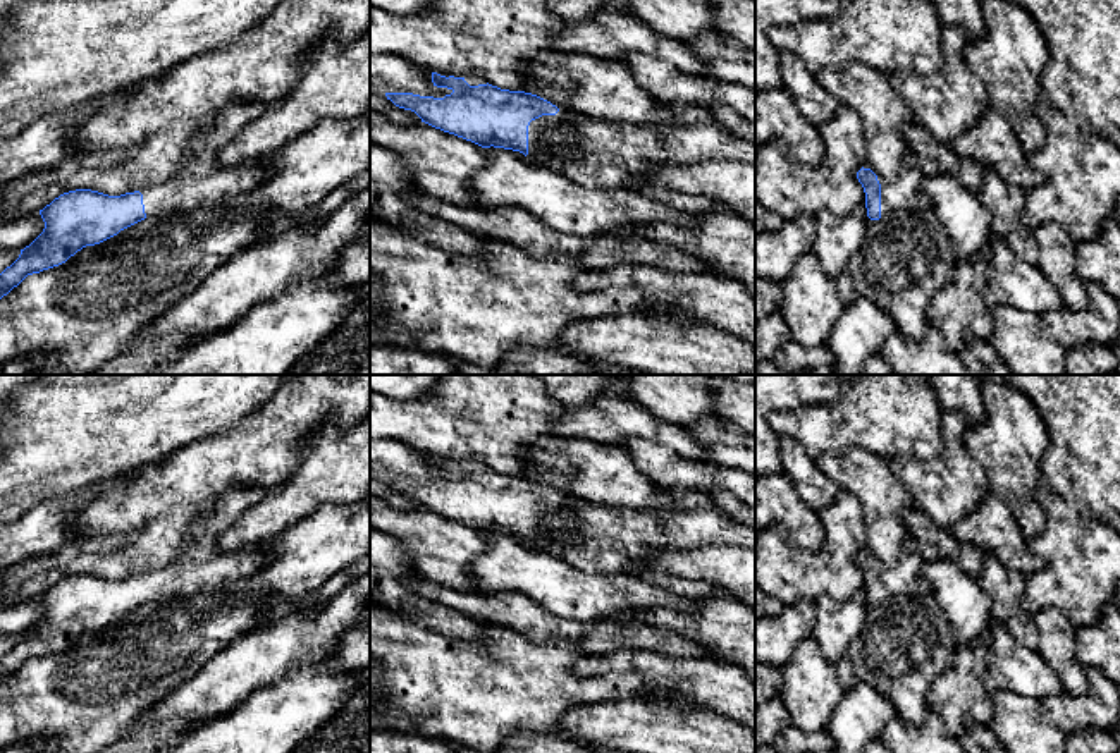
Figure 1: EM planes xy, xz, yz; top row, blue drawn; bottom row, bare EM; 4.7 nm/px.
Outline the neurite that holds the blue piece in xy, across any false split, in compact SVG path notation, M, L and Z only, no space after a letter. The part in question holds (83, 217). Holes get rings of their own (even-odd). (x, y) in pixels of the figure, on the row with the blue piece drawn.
M267 103L225 107L203 146L163 182L120 196L76 189L55 198L40 210L43 232L0 273L0 299L28 275L58 266L83 248L100 244L146 217L169 217L198 206L220 205L258 187L270 167L268 155L241 165L224 165L218 162L218 151L267 107Z

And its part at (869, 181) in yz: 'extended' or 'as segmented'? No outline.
extended

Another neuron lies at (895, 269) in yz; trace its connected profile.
M931 206L896 211L869 223L862 249L850 260L855 296L886 311L898 334L919 339L939 282L958 263L951 239Z

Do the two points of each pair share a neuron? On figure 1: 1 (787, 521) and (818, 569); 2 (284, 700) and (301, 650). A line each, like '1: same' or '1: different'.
1: different
2: different

